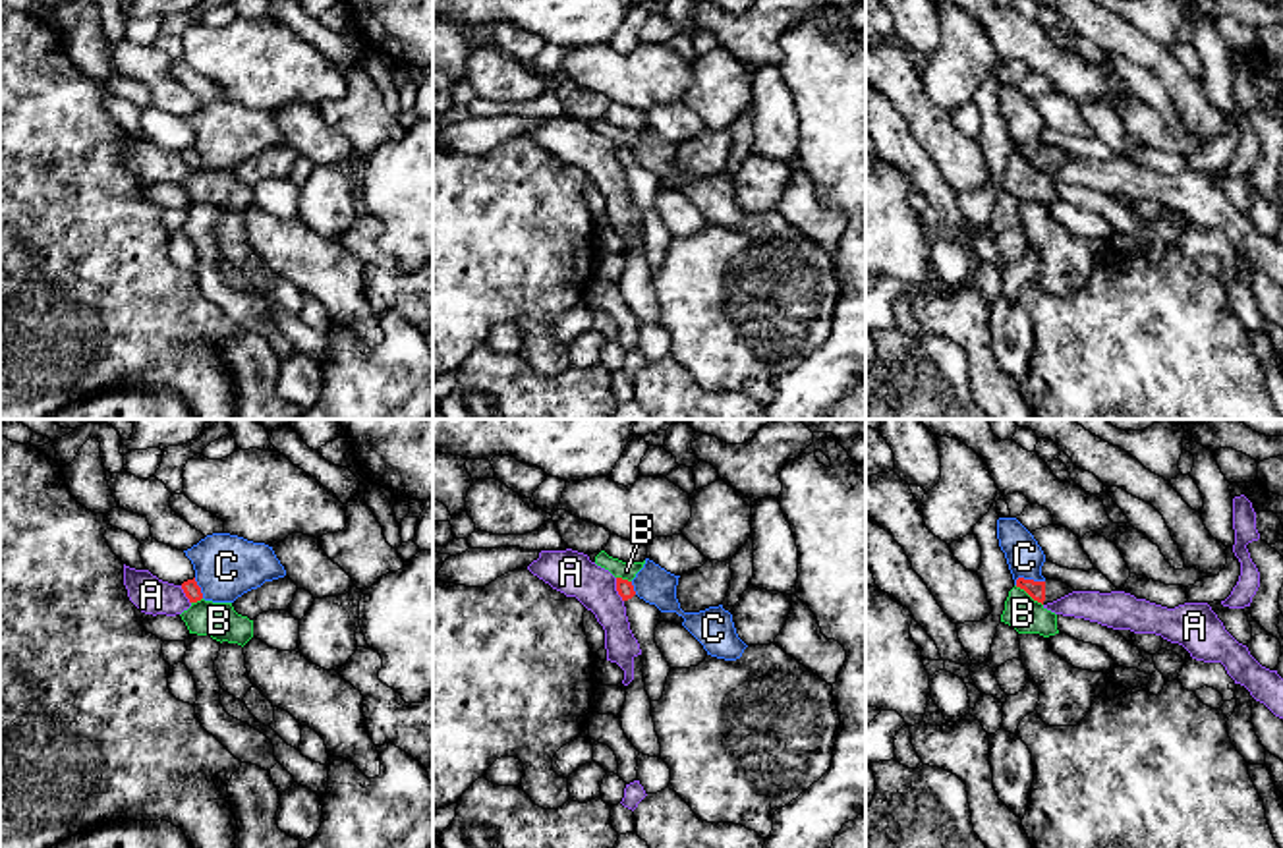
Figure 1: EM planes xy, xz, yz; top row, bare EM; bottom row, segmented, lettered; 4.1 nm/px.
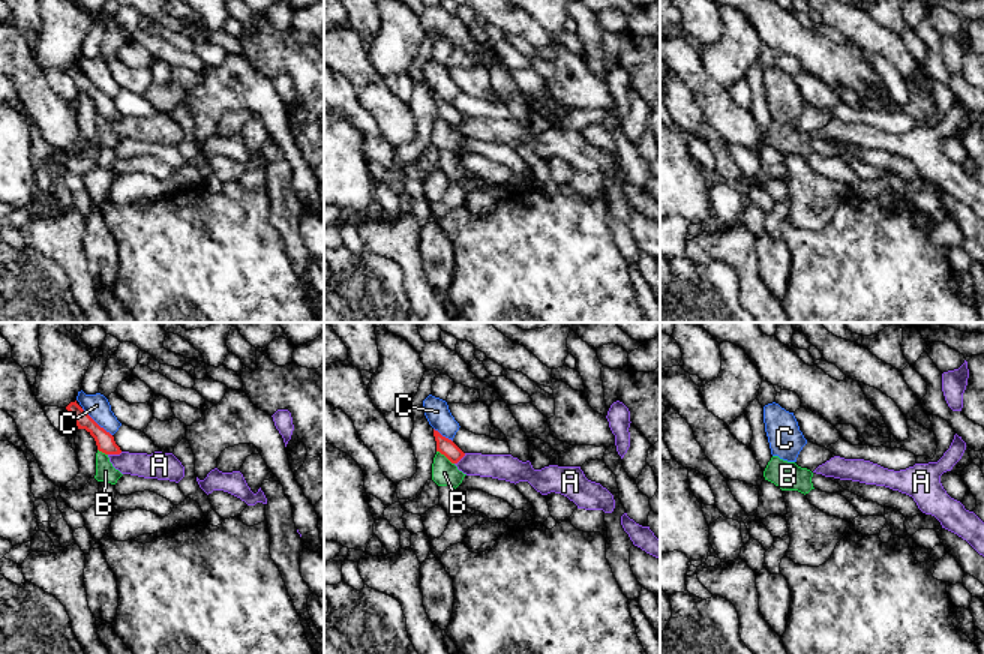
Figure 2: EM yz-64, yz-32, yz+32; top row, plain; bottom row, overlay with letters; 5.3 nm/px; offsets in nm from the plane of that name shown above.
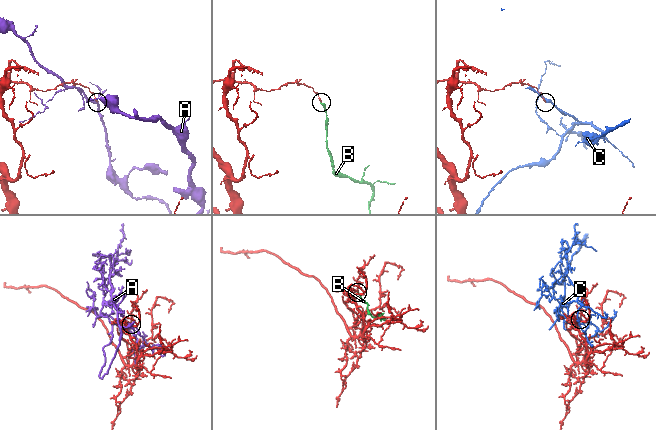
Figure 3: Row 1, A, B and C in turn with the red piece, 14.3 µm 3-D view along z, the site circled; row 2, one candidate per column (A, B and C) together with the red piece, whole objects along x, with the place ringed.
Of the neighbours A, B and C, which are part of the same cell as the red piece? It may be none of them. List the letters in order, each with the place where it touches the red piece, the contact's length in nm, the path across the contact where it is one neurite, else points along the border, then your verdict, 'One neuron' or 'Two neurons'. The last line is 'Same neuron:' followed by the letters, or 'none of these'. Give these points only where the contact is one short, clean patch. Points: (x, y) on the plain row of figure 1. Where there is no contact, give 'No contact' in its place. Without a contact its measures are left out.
A: Touches red at xz (617, 157). Shared border 110 nm. Two neurons
B: Touches red at yz (1028, 161). Shared border 150 nm. Boundary: yz (1015, 153), (1023, 155), (1042, 172). Two neurons
C: Touches red at yz (1030, 147). Shared border 130 nm. Two neurons
Same neuron: none of these

